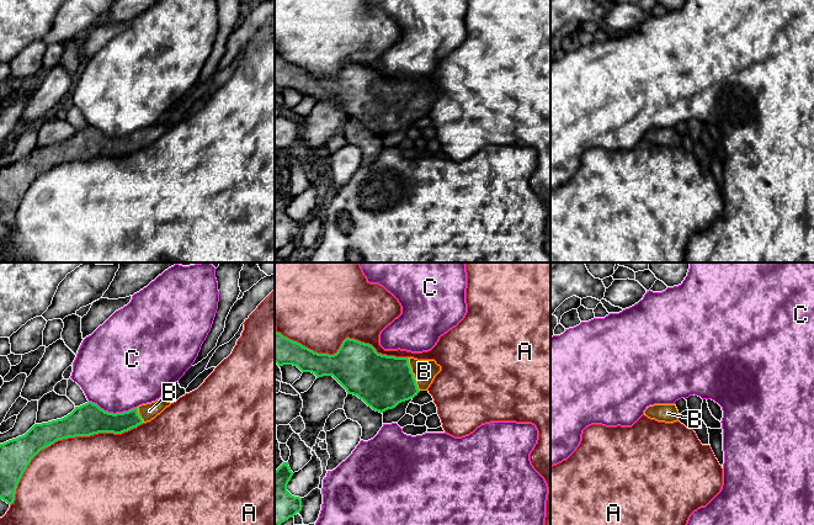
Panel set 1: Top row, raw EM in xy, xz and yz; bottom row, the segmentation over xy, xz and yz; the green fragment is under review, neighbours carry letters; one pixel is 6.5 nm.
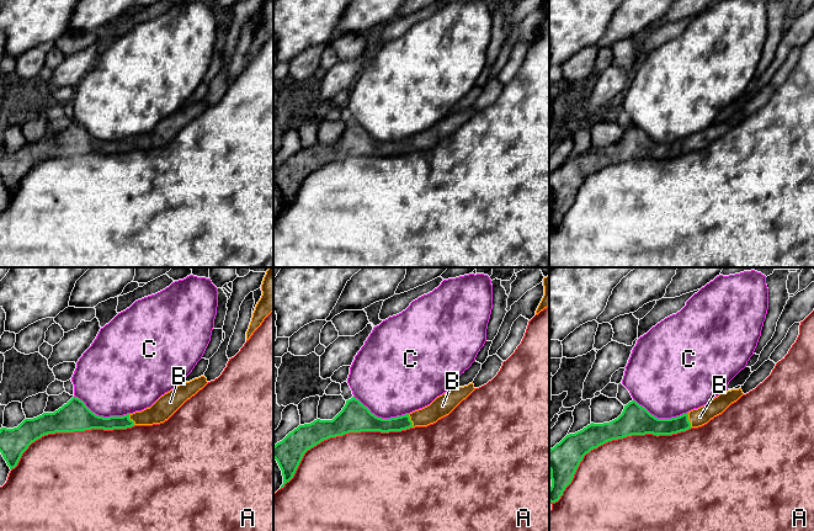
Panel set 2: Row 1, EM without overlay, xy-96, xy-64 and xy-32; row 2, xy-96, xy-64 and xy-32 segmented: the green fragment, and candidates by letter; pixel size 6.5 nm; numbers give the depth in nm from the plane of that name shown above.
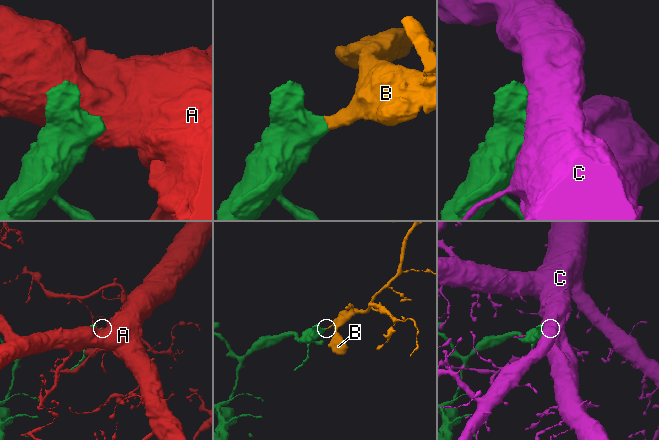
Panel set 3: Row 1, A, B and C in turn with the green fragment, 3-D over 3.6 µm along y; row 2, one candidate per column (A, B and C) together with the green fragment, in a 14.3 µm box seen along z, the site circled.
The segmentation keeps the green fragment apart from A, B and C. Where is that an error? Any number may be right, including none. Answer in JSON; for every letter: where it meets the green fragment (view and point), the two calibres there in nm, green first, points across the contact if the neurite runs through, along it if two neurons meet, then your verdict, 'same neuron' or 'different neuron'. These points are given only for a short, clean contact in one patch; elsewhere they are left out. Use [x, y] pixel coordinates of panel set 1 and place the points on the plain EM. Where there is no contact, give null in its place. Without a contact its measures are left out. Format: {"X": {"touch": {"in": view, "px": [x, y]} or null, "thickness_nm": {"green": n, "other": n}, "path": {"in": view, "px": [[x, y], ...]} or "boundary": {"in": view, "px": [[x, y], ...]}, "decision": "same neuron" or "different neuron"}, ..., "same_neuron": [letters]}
{"A": {"touch": {"in": "xy", "px": [64, 162]}, "thickness_nm": {"green": 200, "other": 480}, "decision": "different neuron"}, "B": {"touch": {"in": "xz", "px": [413, 99]}, "thickness_nm": {"green": 360, "other": 150}, "path": {"in": "xz", "px": [[382, 106], [413, 99], [424, 95]]}, "decision": "same neuron"}, "C": {"touch": {"in": "xy", "px": [112, 137]}, "thickness_nm": {"green": 200, "other": 460}, "decision": "different neuron"}, "same_neuron": ["B"]}

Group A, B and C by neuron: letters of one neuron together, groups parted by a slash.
A / B / C

